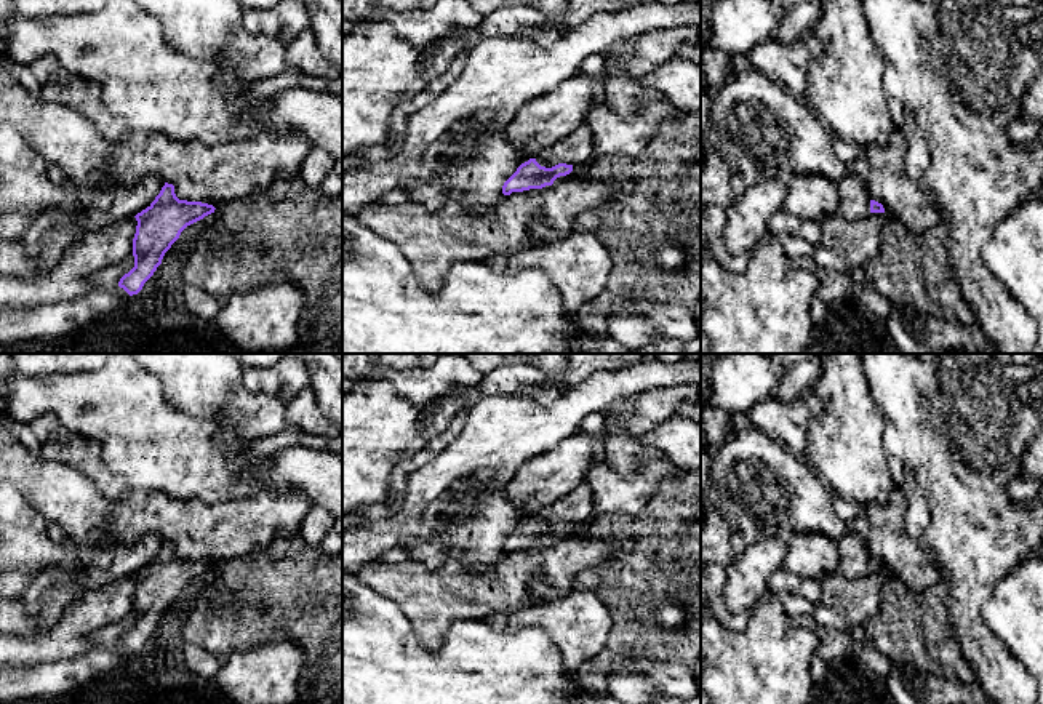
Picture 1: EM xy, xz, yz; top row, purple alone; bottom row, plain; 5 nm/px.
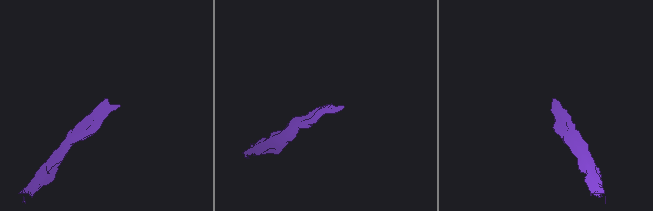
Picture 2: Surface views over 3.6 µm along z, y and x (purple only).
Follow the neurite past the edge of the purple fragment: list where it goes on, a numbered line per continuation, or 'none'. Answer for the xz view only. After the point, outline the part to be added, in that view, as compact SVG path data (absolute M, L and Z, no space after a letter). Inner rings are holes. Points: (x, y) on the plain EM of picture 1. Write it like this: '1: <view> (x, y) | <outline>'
1: xz (578, 506) | M581 483L561 499L542 509L536 520L541 525L552 526L558 522L587 523L593 517L593 496L585 483Z

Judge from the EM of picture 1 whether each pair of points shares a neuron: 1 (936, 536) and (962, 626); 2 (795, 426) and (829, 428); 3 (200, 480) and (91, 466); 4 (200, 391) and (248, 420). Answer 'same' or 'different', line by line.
1: same
2: different
3: different
4: same

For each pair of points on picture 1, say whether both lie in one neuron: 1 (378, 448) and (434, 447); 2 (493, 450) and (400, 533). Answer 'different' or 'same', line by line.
1: different
2: same

